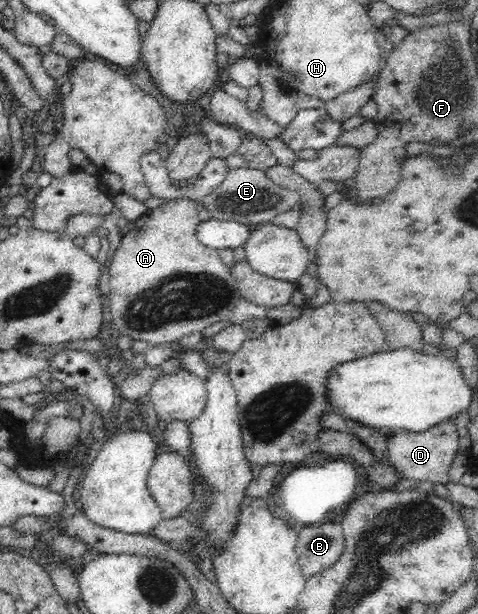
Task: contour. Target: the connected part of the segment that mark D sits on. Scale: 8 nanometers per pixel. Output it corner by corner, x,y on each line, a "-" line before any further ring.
450,420
440,422
422,433
396,430
394,436
390,436
387,446
386,459
398,471
398,475
418,484
430,481
445,486
449,482
448,471
452,461
458,454
459,434

